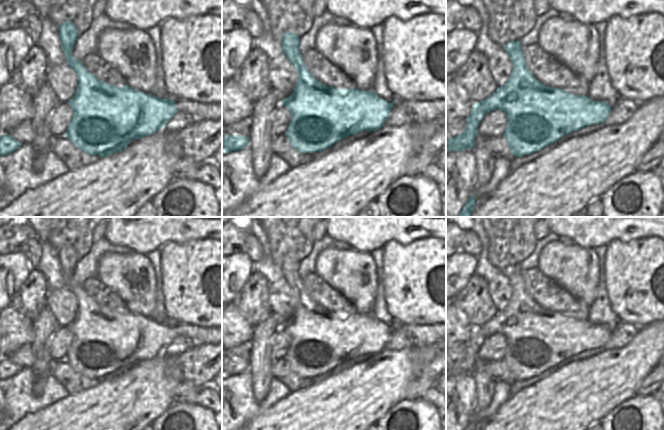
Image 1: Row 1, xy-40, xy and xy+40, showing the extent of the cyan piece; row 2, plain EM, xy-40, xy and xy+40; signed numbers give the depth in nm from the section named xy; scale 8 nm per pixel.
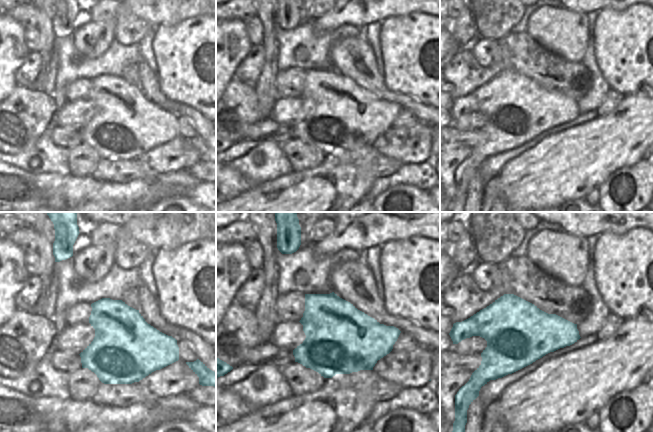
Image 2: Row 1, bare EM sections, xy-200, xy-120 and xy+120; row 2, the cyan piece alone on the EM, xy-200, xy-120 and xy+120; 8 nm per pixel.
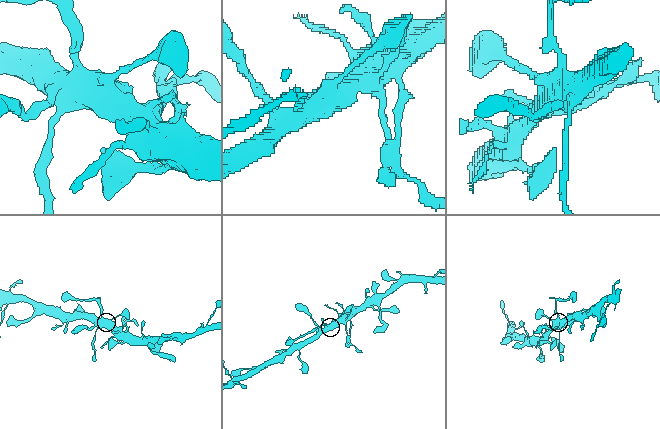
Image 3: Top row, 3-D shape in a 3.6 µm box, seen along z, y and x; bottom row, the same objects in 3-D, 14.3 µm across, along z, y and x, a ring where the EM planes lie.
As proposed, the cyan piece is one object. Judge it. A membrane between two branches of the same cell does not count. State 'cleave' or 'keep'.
cleave

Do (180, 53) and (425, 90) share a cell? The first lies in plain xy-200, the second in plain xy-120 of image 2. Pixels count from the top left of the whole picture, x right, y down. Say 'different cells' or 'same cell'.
same cell

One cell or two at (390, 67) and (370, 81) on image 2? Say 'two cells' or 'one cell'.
two cells

